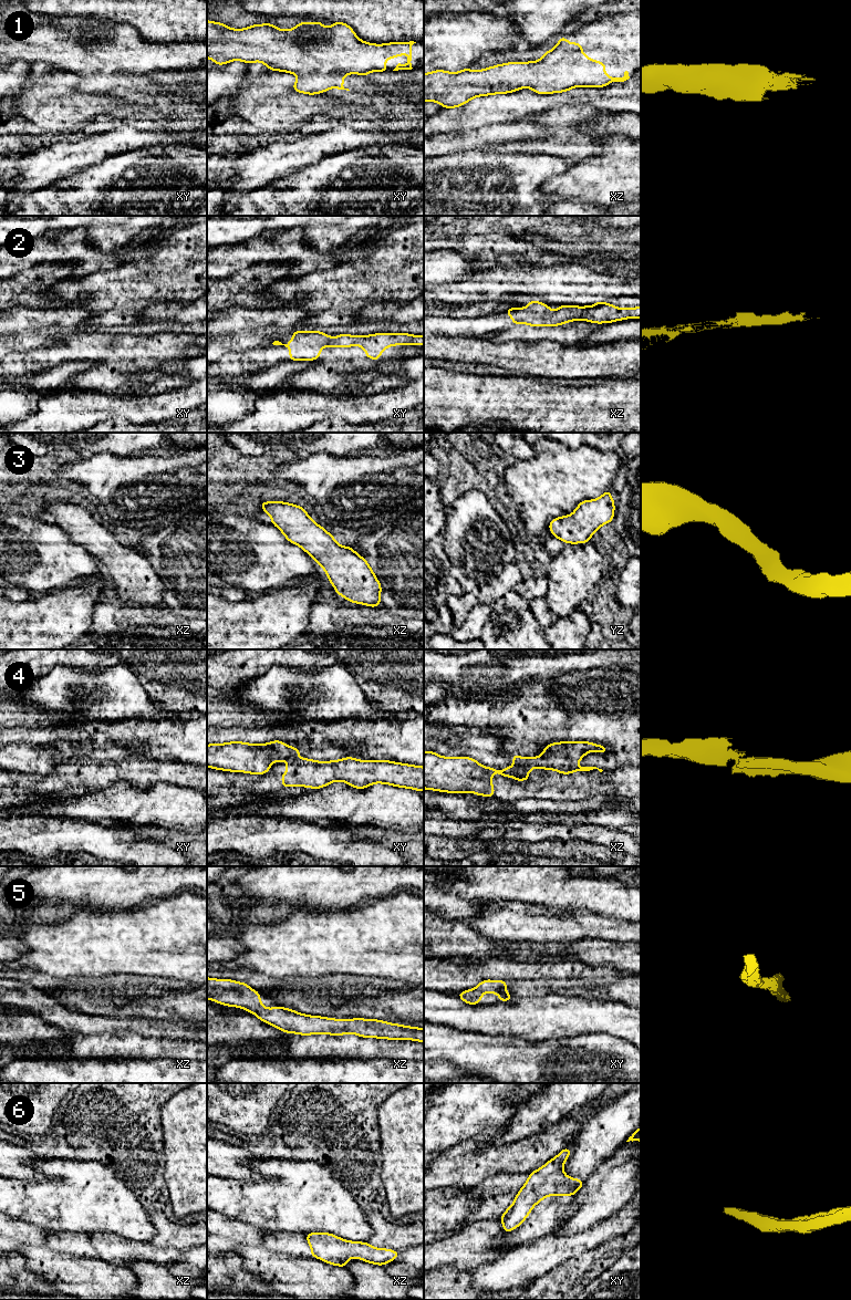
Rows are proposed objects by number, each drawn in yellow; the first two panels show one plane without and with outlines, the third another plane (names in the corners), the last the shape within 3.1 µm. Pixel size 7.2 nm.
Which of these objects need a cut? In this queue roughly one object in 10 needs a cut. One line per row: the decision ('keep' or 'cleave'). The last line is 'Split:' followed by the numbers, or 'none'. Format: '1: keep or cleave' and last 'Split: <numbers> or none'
1: keep
2: keep
3: keep
4: cleave
5: keep
6: keep
Split: 4

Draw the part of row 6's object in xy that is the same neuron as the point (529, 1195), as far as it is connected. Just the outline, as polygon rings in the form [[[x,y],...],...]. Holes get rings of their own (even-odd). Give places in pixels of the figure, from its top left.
[[[563,1148],[556,1157],[542,1167],[529,1174],[525,1185],[515,1197],[513,1204],[500,1216],[504,1231],[509,1233],[519,1227],[532,1208],[548,1196],[570,1195],[571,1197],[584,1185],[584,1181],[569,1177],[562,1166],[571,1148]]]

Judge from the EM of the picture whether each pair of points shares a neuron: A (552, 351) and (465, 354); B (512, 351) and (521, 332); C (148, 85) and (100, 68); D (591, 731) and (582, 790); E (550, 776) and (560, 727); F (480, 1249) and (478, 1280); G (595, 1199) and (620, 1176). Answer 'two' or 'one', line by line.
A: one
B: two
C: one
D: two
E: two
F: two
G: one

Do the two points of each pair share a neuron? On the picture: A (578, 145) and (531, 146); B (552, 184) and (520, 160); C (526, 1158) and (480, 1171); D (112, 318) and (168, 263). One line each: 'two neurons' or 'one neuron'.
A: one neuron
B: two neurons
C: one neuron
D: one neuron

